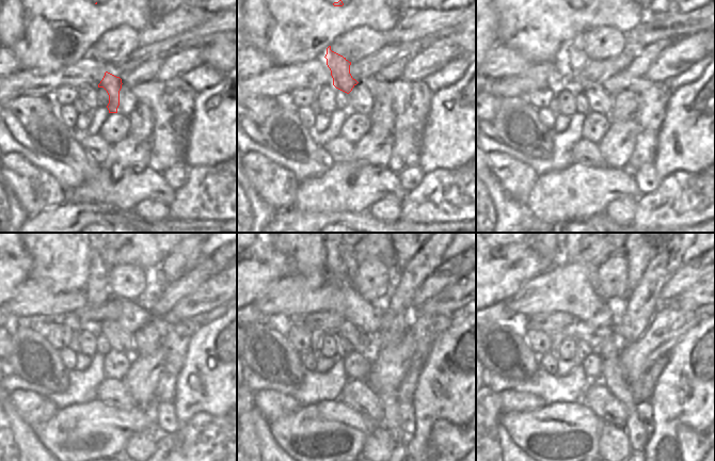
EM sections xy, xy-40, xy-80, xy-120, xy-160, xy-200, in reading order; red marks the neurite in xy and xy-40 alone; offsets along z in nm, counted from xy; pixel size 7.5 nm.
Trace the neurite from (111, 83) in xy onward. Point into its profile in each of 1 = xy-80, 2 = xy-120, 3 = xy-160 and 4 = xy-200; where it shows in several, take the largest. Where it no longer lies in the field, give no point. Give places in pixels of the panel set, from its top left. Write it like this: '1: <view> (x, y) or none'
1: xy-80 (575, 58)
2: xy-120 (97, 291)
3: xy-160 (337, 273)
4: xy-200 (568, 254)

